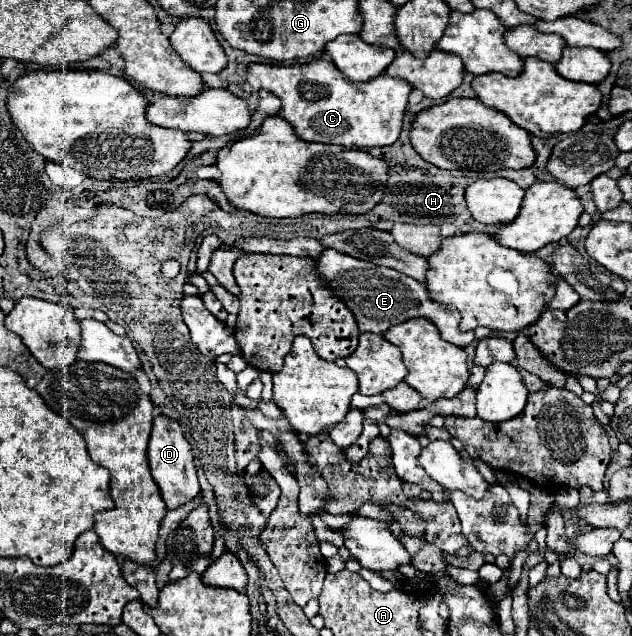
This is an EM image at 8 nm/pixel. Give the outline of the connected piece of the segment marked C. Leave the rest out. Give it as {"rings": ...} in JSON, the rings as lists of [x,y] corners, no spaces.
{"rings":[[[313,59],[303,65],[249,63],[247,73],[259,77],[261,87],[283,101],[281,117],[301,139],[343,145],[347,149],[393,145],[401,133],[407,97],[413,89],[403,79],[387,75],[379,75],[365,83],[353,83],[347,81],[331,61],[323,59]]]}

